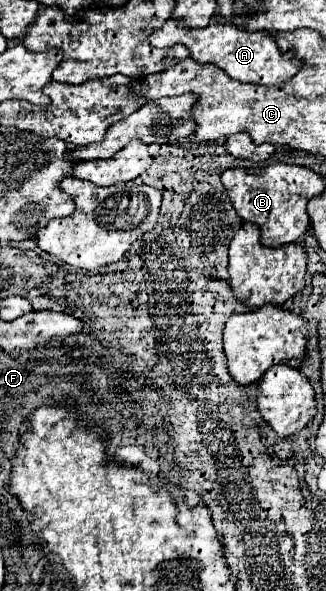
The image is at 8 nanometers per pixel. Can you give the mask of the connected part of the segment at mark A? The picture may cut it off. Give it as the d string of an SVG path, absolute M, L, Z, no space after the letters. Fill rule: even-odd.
M168 20L162 28L154 30L148 36L148 42L156 48L170 48L182 44L190 50L190 58L202 64L214 64L222 68L230 78L250 84L280 84L298 74L302 62L294 58L292 52L282 54L276 46L276 40L268 32L246 32L228 22L210 22L206 28L184 28L176 20Z

